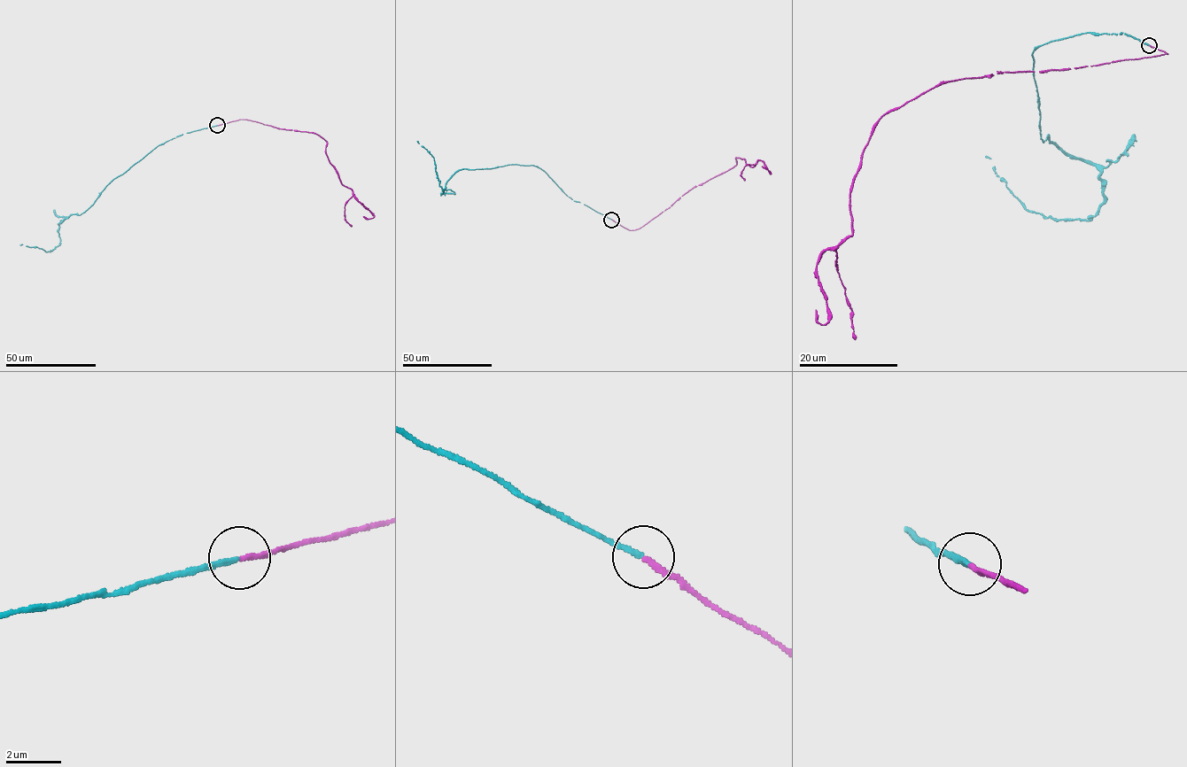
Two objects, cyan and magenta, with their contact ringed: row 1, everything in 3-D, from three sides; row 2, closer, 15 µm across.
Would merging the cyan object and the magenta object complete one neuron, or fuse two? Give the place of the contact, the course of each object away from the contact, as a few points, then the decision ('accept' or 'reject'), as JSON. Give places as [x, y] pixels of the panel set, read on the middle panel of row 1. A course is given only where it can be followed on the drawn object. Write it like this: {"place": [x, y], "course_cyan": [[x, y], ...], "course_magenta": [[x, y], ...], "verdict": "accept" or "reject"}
{"place": [611, 220], "course_cyan": [[611, 219], [574, 201], [546, 174], [533, 166], [459, 170], [442, 192], [434, 159], [416, 141]], "course_magenta": [[611, 219], [639, 228], [728, 171], [735, 158], [752, 166], [763, 161], [771, 173], [762, 166]], "verdict": "accept"}

